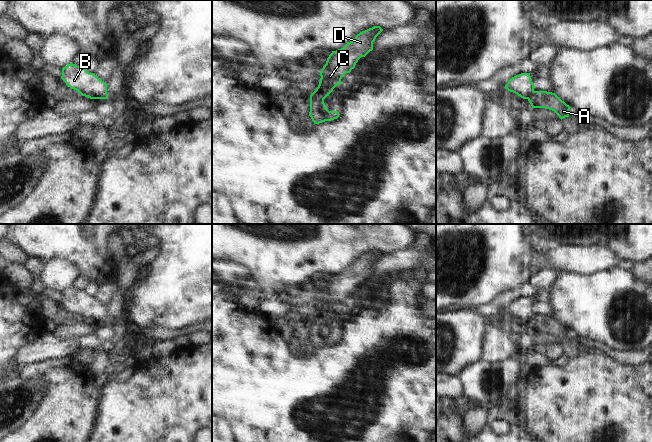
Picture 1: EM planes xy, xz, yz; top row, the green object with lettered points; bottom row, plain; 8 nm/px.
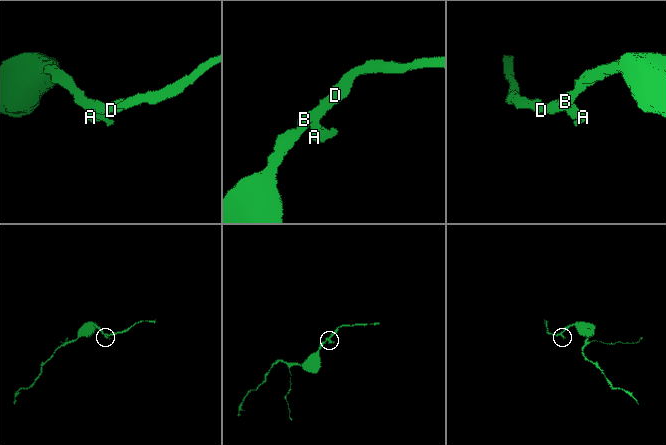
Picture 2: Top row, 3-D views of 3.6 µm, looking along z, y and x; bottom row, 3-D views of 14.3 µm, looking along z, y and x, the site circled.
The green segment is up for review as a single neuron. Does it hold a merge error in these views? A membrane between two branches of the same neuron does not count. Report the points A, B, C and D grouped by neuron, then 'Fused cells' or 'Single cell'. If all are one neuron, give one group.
Groups: A / B C D. Fused cells.

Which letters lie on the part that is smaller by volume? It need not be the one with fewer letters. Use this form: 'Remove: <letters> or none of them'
Remove: A.

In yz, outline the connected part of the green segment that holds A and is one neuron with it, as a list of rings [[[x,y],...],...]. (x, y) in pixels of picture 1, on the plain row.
[[[533,314],[528,325],[532,332],[545,332],[554,335],[561,344],[569,341],[571,331],[562,325],[555,317]]]

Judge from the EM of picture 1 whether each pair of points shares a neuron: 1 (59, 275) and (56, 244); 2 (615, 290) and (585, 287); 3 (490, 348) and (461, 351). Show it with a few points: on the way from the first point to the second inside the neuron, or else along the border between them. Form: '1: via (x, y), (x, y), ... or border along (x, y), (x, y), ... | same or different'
1: border along (47, 260), (68, 259), (79, 270) | different
2: via (608, 290), (592, 290) | same
3: border along (487, 326), (484, 332), (483, 355), (481, 358) | different

